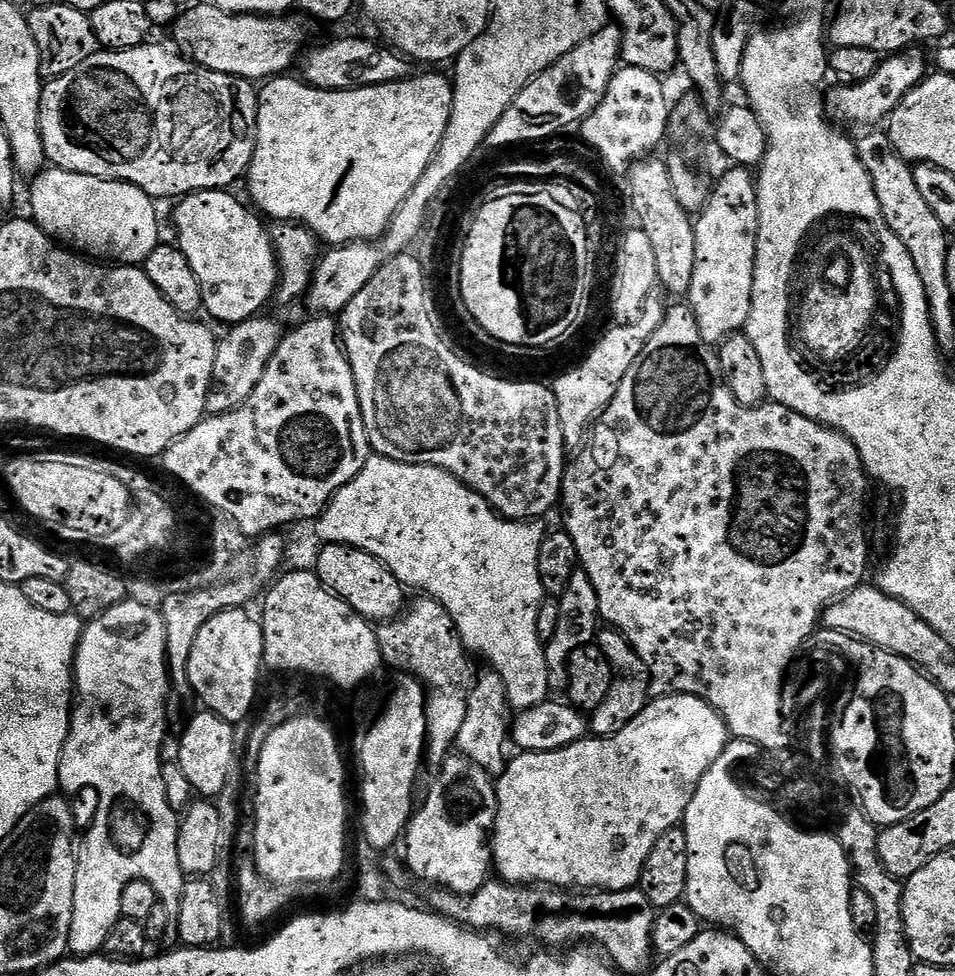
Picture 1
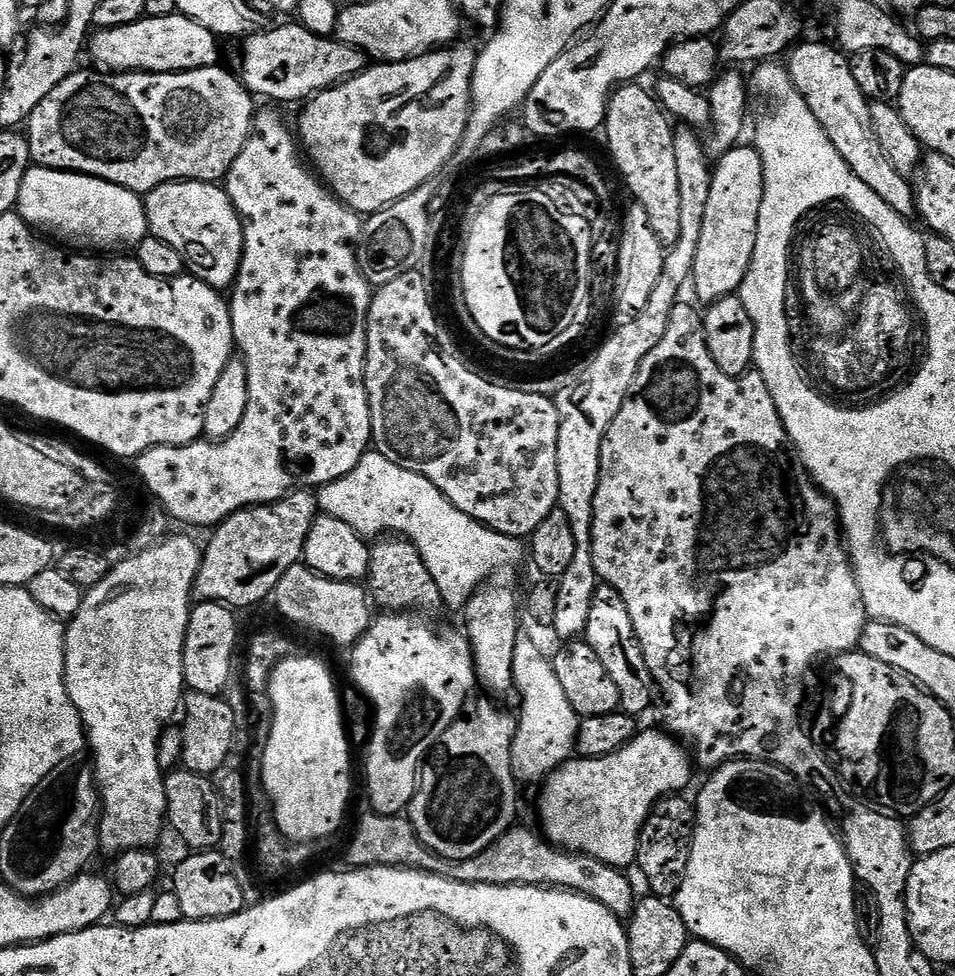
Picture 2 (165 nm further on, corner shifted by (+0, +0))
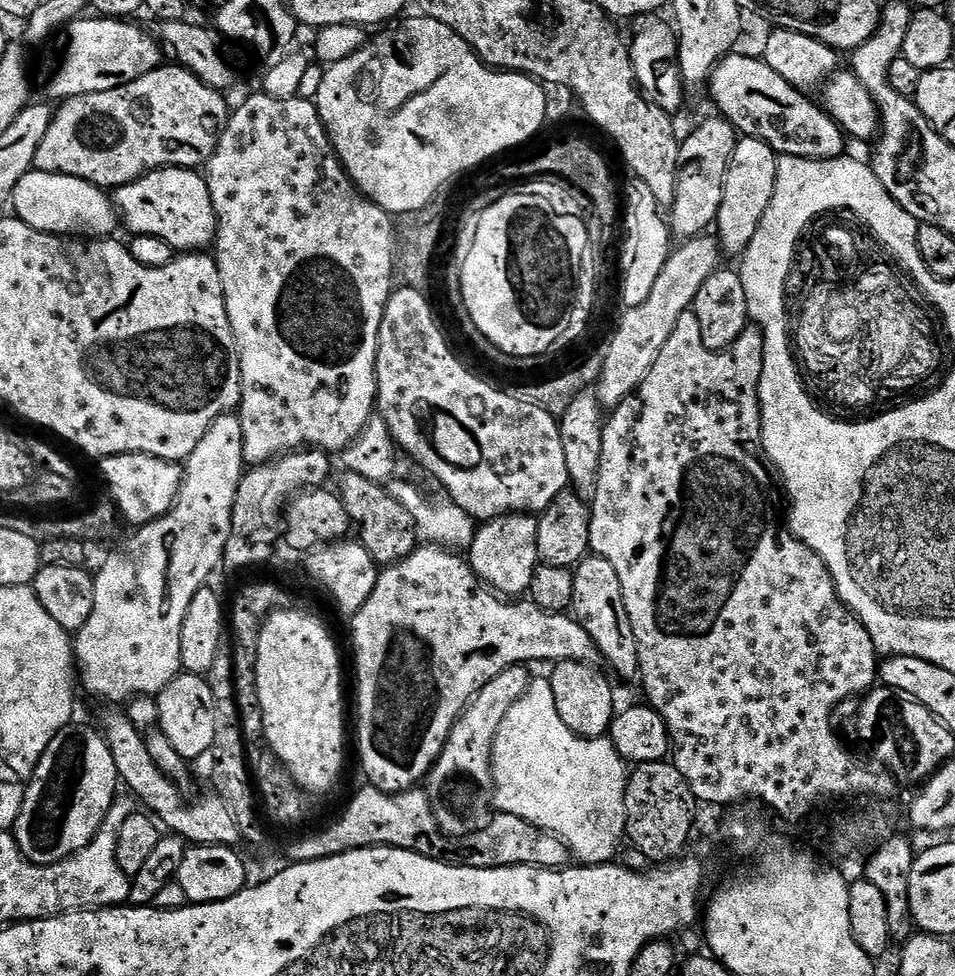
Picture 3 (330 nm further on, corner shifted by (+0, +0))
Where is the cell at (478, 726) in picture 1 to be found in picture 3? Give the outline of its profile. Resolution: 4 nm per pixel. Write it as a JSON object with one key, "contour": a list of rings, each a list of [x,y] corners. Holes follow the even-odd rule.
{"contour":[[[513,514],[483,521],[477,527],[476,537],[466,550],[466,559],[477,578],[484,581],[493,592],[505,598],[520,598],[527,593],[530,578],[534,578],[534,570],[540,563],[536,522],[535,515]]]}

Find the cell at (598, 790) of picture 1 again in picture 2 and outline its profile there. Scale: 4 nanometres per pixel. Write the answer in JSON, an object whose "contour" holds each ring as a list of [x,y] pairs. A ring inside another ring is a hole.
{"contour":[[[641,731],[629,744],[622,745],[617,752],[609,756],[599,756],[593,760],[587,758],[569,759],[567,764],[560,765],[551,776],[543,781],[542,787],[544,787],[544,793],[540,796],[540,820],[544,823],[544,828],[542,827],[543,835],[552,845],[570,852],[578,852],[581,856],[598,858],[598,862],[608,864],[612,868],[624,870],[627,869],[627,864],[630,864],[630,866],[636,864],[636,851],[638,850],[638,842],[640,841],[640,832],[644,829],[645,822],[648,821],[652,807],[666,796],[683,793],[685,791],[684,787],[692,780],[692,768],[694,769],[693,761],[690,759],[689,749],[682,746],[681,741],[673,738],[667,731],[659,731],[660,732]]]}

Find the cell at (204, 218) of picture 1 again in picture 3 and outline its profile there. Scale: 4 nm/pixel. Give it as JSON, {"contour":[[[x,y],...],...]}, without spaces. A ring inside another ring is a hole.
{"contour":[[[160,168],[139,176],[133,184],[115,189],[114,203],[119,216],[132,236],[157,236],[180,254],[208,250],[216,242],[216,211],[210,198],[208,181],[190,168]]]}

